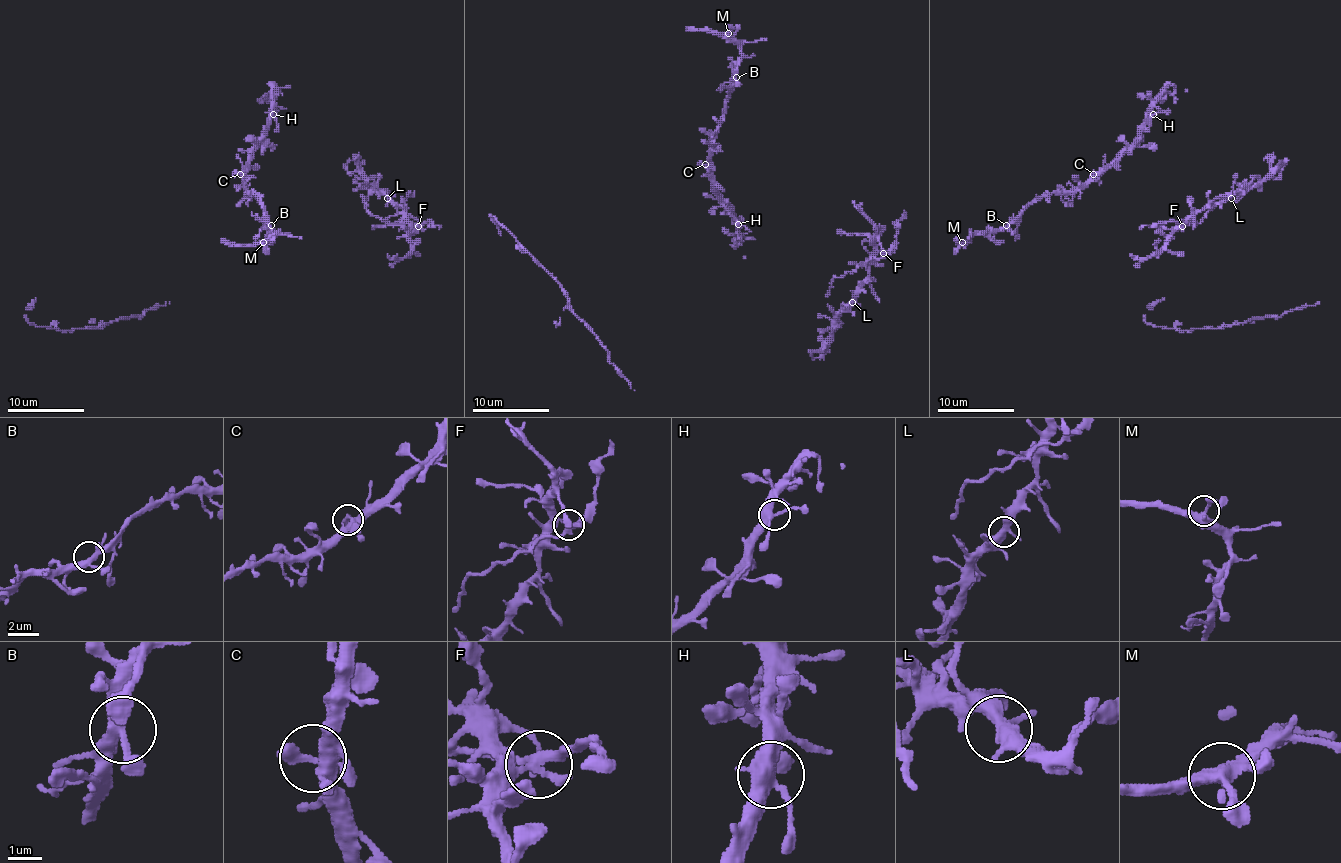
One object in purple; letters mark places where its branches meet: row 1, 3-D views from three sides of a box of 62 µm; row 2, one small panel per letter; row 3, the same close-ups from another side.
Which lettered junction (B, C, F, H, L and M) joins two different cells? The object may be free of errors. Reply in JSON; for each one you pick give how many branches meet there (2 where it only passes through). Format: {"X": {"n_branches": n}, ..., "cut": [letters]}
{"F": {"n_branches": 3}, "cut": ["F"]}

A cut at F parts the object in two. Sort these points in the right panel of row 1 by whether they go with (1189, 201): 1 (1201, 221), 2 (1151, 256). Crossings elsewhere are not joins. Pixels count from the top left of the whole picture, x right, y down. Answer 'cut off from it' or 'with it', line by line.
1: cut off from it
2: with it

